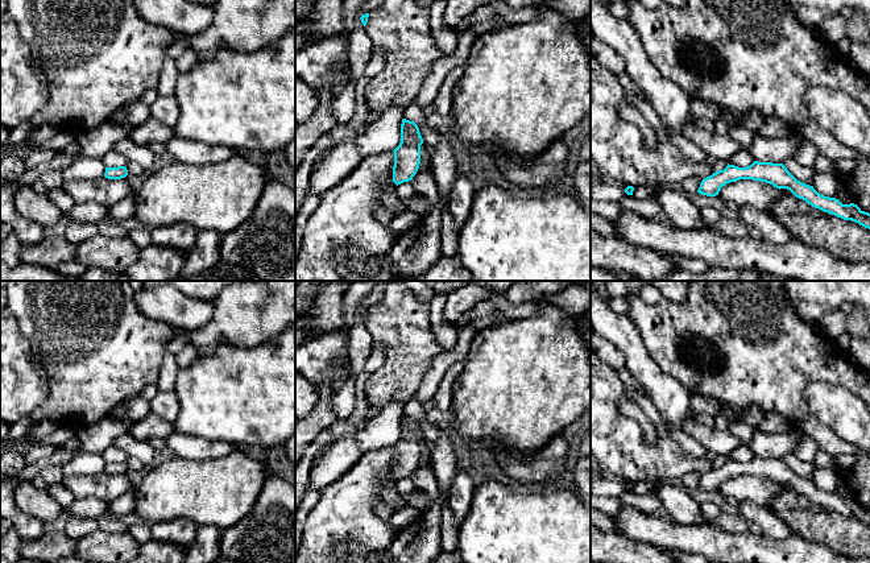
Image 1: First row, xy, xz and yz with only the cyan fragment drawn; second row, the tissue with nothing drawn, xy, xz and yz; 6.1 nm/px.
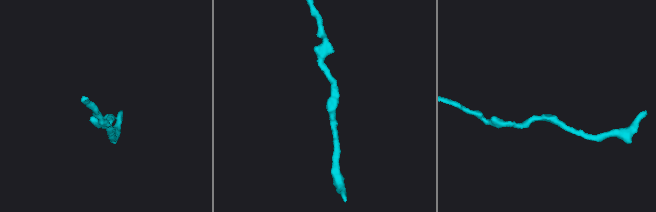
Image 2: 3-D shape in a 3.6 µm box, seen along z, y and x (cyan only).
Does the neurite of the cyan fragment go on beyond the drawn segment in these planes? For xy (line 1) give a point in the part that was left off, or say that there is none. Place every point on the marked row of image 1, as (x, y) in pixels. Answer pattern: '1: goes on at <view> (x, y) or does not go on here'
1: does not go on here

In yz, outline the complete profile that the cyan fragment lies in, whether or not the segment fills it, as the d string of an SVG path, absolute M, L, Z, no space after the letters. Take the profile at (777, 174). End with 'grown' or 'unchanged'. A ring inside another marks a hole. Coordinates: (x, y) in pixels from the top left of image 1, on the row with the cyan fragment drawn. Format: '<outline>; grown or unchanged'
M754 161L750 166L738 167L729 165L724 170L718 170L704 178L697 190L699 194L707 196L718 195L722 186L726 183L753 179L772 185L776 189L787 189L796 198L805 200L815 208L832 214L844 220L852 220L870 229L870 214L862 211L857 204L842 204L836 198L829 198L819 194L813 186L798 181L783 163L758 162Z; unchanged

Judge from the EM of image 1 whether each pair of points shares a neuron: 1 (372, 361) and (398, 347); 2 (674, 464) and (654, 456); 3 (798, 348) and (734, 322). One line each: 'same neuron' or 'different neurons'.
1: different neurons
2: same neuron
3: same neuron

